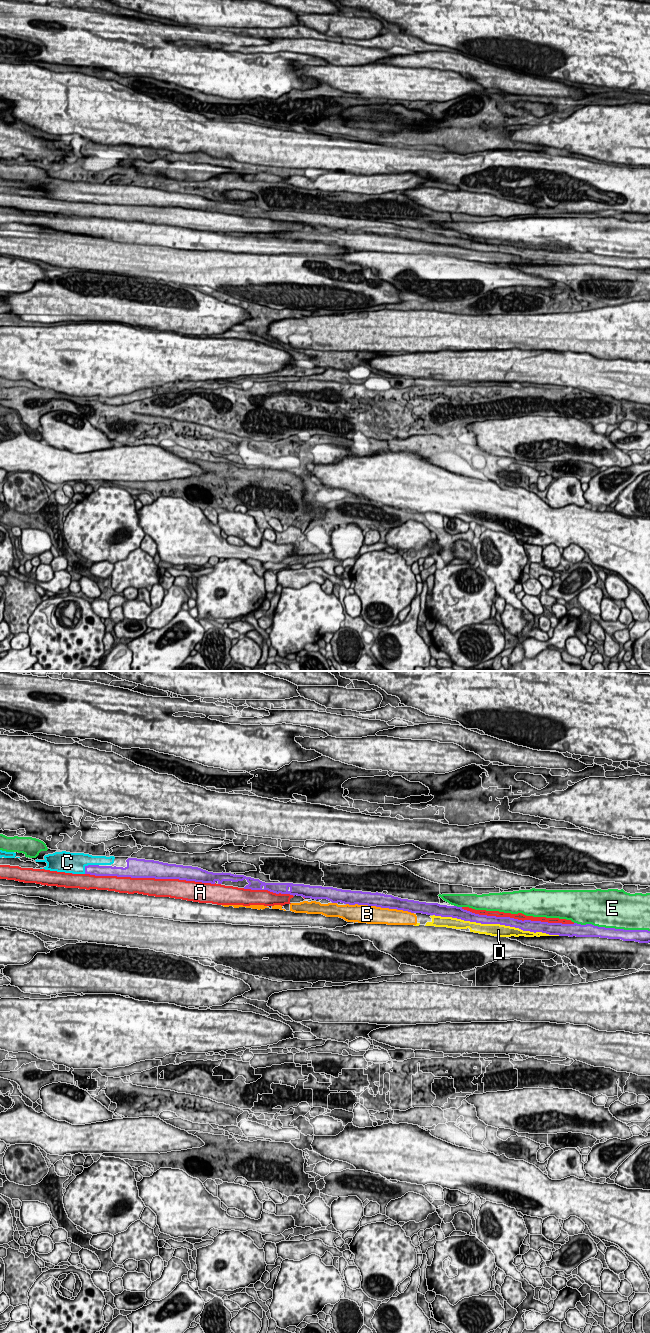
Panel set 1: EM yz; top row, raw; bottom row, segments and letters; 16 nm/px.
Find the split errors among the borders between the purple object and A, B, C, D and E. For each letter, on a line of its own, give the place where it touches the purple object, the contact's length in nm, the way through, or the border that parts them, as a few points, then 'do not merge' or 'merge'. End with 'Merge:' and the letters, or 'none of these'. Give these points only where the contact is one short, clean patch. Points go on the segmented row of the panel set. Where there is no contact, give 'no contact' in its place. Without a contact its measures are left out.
A: meets purple in yz at (150, 877); contact 2100 nm long; do not merge
B: meets purple in yz at (380, 906); contact 1100 nm long; do not merge
C: meets purple in yz at (88, 865); contact 280 nm long; merge
D: meets purple in yz at (496, 923); contact 2050 nm long; do not merge
E: meets purple in yz at (612, 928); contact 1200 nm long; do not merge
Merge: C

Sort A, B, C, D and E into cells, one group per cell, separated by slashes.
A / B D / C / E

